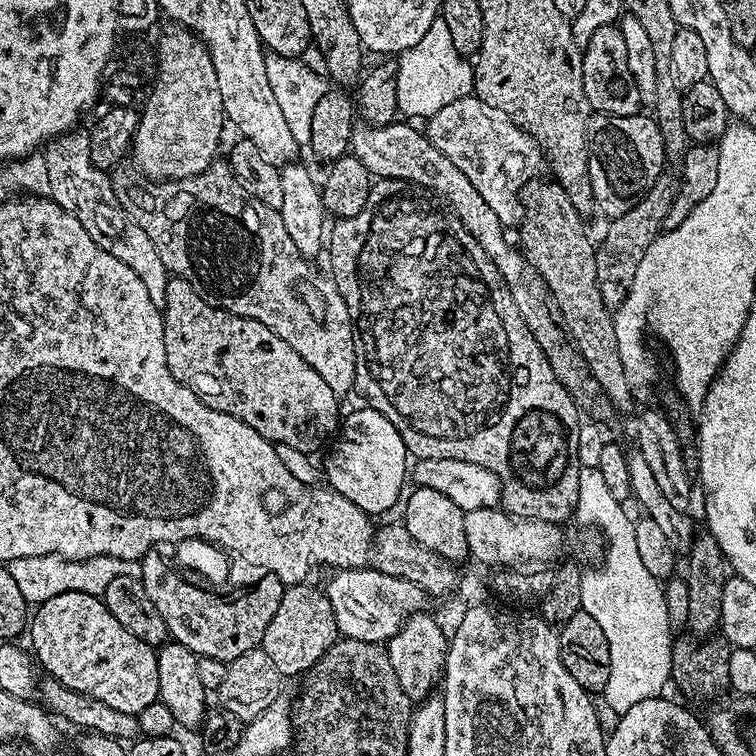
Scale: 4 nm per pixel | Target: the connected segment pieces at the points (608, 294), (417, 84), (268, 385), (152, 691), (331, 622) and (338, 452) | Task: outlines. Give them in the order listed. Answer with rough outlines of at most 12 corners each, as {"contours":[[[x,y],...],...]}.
{"contours":[[[668,174],[596,248],[598,290],[619,308],[677,189]],[[443,26],[399,61],[410,115],[438,114],[473,91]],[[181,276],[166,366],[203,404],[312,454],[338,394],[274,330]],[[101,597],[31,613],[31,651],[62,686],[131,716],[160,698],[157,649]],[[285,587],[262,647],[281,677],[311,672],[338,639],[327,591]],[[370,406],[343,417],[322,476],[376,518],[401,503],[410,457]]]}

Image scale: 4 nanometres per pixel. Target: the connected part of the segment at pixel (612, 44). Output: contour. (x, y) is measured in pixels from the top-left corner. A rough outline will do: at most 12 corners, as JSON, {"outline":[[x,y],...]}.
{"outline":[[616,24],[583,45],[588,107],[635,116],[640,91]]}

